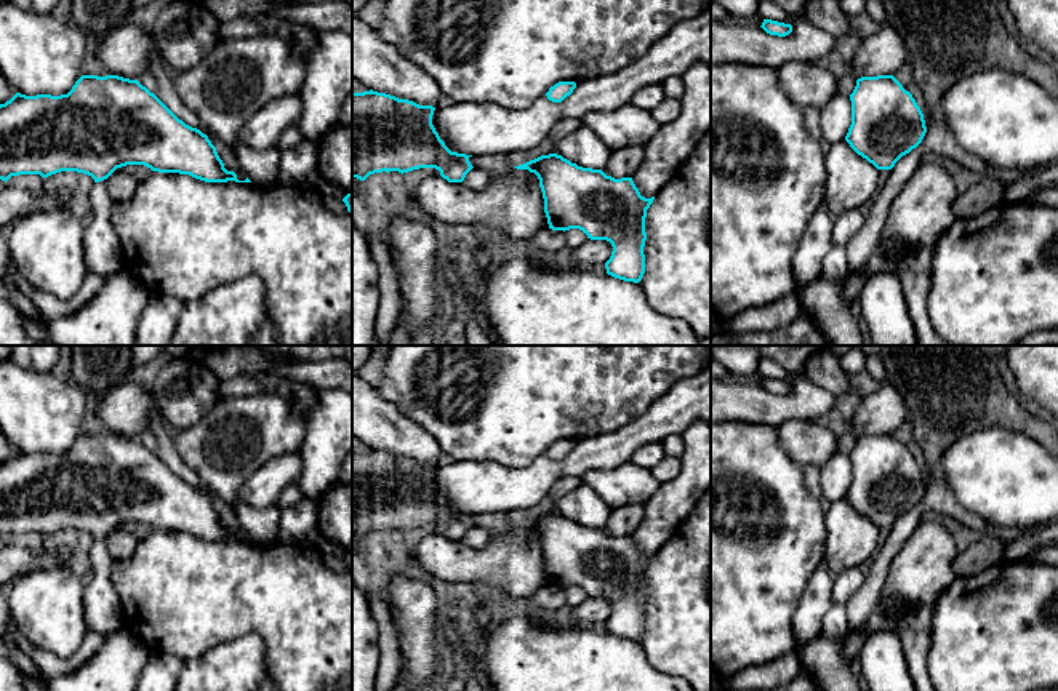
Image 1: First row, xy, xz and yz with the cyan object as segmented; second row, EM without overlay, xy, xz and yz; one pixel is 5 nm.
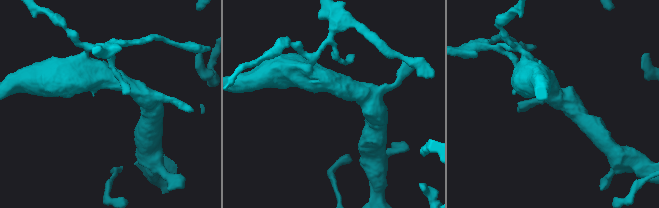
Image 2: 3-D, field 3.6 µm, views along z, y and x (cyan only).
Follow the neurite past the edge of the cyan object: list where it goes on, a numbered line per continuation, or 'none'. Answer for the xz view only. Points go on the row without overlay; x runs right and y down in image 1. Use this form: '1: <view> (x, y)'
none

